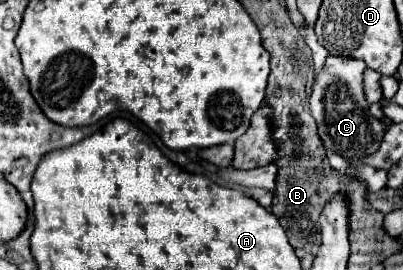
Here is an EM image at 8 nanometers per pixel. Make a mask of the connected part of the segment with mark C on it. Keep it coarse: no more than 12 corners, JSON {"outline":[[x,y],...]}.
{"outline":[[329,55],[309,99],[325,149],[365,159],[385,127],[365,63]]}

